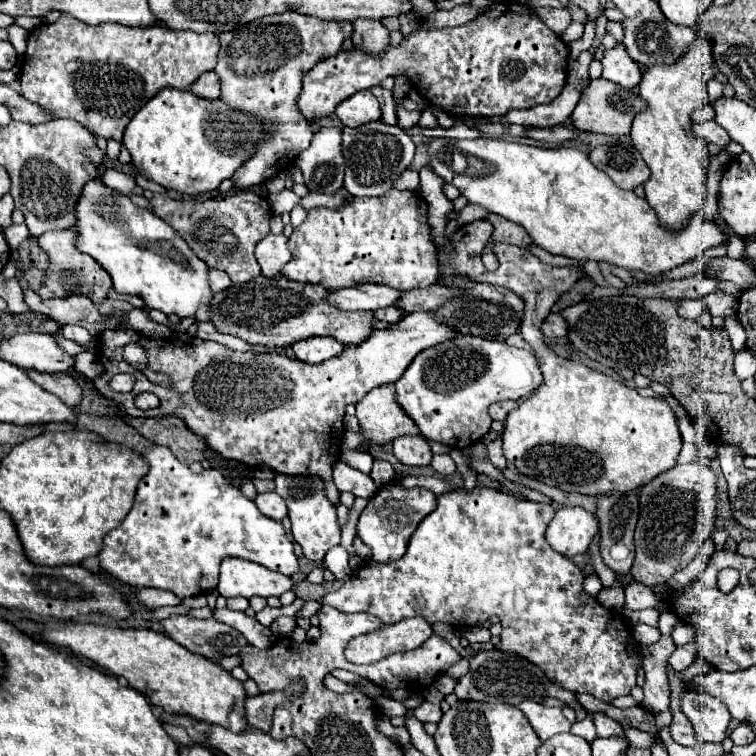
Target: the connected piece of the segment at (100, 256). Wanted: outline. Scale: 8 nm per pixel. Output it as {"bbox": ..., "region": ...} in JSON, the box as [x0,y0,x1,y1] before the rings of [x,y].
{"bbox":[74,178,212,318],"region":[[[94,178],[88,184],[84,184],[84,188],[80,192],[80,200],[74,208],[74,216],[76,216],[76,224],[74,224],[76,248],[80,252],[92,256],[112,276],[116,292],[140,296],[146,302],[146,308],[150,308],[150,310],[154,308],[164,314],[178,314],[180,318],[194,316],[196,308],[200,304],[210,306],[212,290],[206,284],[208,266],[202,264],[202,260],[198,260],[198,256],[194,256],[190,246],[174,232],[174,228],[170,228],[170,224],[160,220],[154,212],[142,210],[140,206],[136,206],[130,200],[130,196],[110,190],[100,178]]]}

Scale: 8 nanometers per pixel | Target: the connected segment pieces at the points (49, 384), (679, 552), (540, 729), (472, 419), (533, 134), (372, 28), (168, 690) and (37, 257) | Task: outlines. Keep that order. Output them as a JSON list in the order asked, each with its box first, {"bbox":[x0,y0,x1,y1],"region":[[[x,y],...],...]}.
[{"bbox":[26,370,82,408],"region":[[[28,370],[26,372],[30,376],[30,380],[34,380],[40,388],[44,388],[46,392],[58,396],[66,406],[76,408],[82,400],[82,390],[76,384],[76,380],[66,374],[66,372],[58,372],[58,374],[42,374],[42,372],[34,372]]]},{"bbox":[630,462,716,588],"region":[[[688,462],[688,464],[676,464],[674,468],[658,474],[640,492],[640,518],[634,532],[636,558],[630,570],[634,580],[650,588],[668,582],[674,572],[686,568],[696,558],[702,542],[710,538],[714,532],[714,520],[716,520],[716,474],[712,472],[710,466]]]},{"bbox":[518,700,572,742],"region":[[[532,700],[522,702],[518,708],[526,714],[526,718],[530,720],[532,728],[536,730],[536,734],[540,736],[542,742],[552,738],[554,734],[570,732],[572,724],[564,718],[560,708],[548,708],[548,706],[542,706],[538,702],[532,702]]]},{"bbox":[396,336,542,450],"region":[[[456,336],[452,340],[440,342],[422,350],[404,374],[396,380],[396,402],[400,408],[418,424],[424,438],[442,442],[452,448],[464,450],[466,446],[482,440],[491,429],[492,418],[488,414],[488,406],[500,400],[522,400],[528,398],[542,384],[542,372],[538,368],[536,356],[532,350],[512,348],[506,342],[484,340],[478,336]]]},{"bbox":[526,126,574,144],"region":[[[552,126],[552,128],[528,128],[526,138],[534,138],[534,140],[544,140],[544,142],[554,142],[554,144],[560,144],[564,140],[570,140],[574,134],[564,128],[564,126]]]},{"bbox":[352,20,390,56],"region":[[[356,20],[352,42],[358,50],[370,56],[382,56],[390,46],[390,32],[382,22],[376,20]]]},{"bbox":[42,622,248,732],"region":[[[66,622],[62,624],[62,628],[46,630],[42,638],[52,646],[68,648],[76,654],[82,654],[84,658],[90,658],[114,676],[126,678],[130,688],[152,700],[152,704],[162,706],[164,712],[198,718],[208,724],[224,726],[232,732],[248,730],[244,712],[244,684],[238,682],[228,670],[220,668],[220,664],[192,654],[166,634],[154,630],[120,630],[108,626]]]},{"bbox":[30,238,46,268],"region":[[[30,238],[30,260],[38,264],[38,268],[46,268],[46,254],[36,246],[36,238]]]}]

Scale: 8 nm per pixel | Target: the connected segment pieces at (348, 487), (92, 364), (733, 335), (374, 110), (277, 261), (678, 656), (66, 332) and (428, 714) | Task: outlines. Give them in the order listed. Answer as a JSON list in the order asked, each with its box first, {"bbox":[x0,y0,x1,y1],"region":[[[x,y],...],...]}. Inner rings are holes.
[{"bbox":[334,462,378,498],"region":[[[338,462],[334,466],[334,484],[340,492],[350,492],[360,498],[370,498],[378,490],[378,486],[372,482],[372,478],[360,470],[350,468],[344,462]]]},{"bbox":[74,352,104,380],"region":[[[82,352],[82,354],[76,356],[74,370],[82,372],[86,378],[94,380],[94,378],[98,378],[104,372],[104,366],[102,366],[102,362],[98,360],[98,356],[94,352]]]},{"bbox":[724,317,746,355],"region":[[[737,317],[724,318],[724,330],[728,334],[736,355],[746,345],[746,333]]]},{"bbox":[336,90,380,128],"region":[[[362,90],[340,102],[336,108],[336,116],[344,126],[356,128],[366,122],[380,120],[380,104],[370,90]]]},{"bbox":[254,234,290,278],"region":[[[268,234],[264,240],[256,244],[254,256],[260,264],[262,276],[274,278],[286,262],[290,262],[290,250],[288,250],[288,238],[284,234]]]},{"bbox":[668,646,696,672],"region":[[[682,646],[682,648],[676,648],[676,650],[674,650],[674,654],[670,656],[668,664],[670,664],[676,672],[682,672],[682,670],[686,670],[686,668],[694,662],[694,658],[696,658],[694,650],[692,650],[690,646]]]},{"bbox":[60,324,92,344],"region":[[[68,324],[68,326],[64,326],[64,328],[60,330],[60,334],[62,334],[64,338],[76,340],[76,342],[80,342],[80,344],[86,344],[86,342],[90,342],[90,340],[92,340],[90,332],[86,332],[86,328],[76,326],[76,324]]]},{"bbox":[414,702,442,724],"region":[[[422,702],[420,706],[414,708],[414,716],[416,716],[420,722],[434,722],[434,724],[438,724],[440,718],[442,718],[442,710],[440,710],[440,706],[436,706],[436,704]]]}]

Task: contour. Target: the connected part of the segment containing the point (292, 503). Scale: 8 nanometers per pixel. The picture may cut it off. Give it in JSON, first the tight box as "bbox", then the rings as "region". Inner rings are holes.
{"bbox":[276,474,340,562],"region":[[[276,474],[276,494],[280,494],[288,504],[288,516],[292,522],[292,536],[302,546],[308,560],[320,562],[332,546],[340,544],[340,526],[336,520],[336,506],[326,500],[324,482],[316,476],[288,476]]]}

